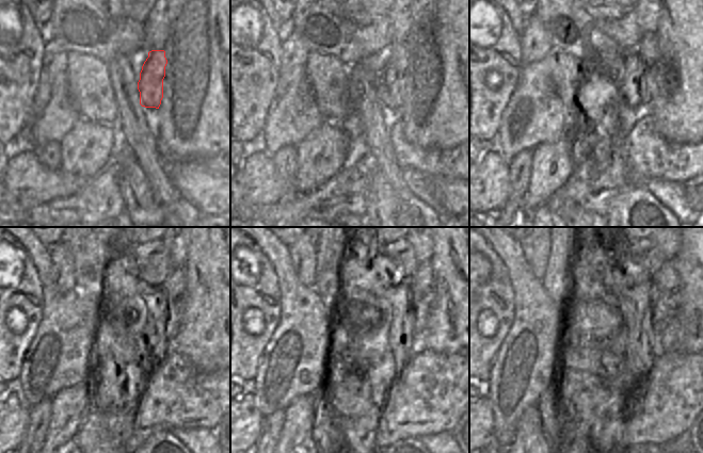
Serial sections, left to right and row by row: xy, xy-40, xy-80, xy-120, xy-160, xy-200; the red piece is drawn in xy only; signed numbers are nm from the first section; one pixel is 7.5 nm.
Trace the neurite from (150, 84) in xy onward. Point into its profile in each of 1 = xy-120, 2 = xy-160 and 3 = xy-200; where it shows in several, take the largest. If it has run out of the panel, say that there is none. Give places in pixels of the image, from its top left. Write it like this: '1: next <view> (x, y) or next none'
1: next xy-120 (174, 287)
2: next xy-160 (422, 287)
3: next xy-200 (666, 285)

